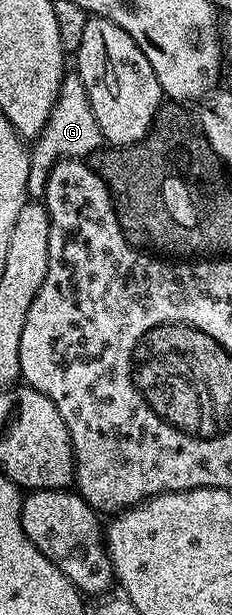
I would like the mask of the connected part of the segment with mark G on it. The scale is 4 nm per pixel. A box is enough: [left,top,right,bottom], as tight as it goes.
[28,75,103,199]

